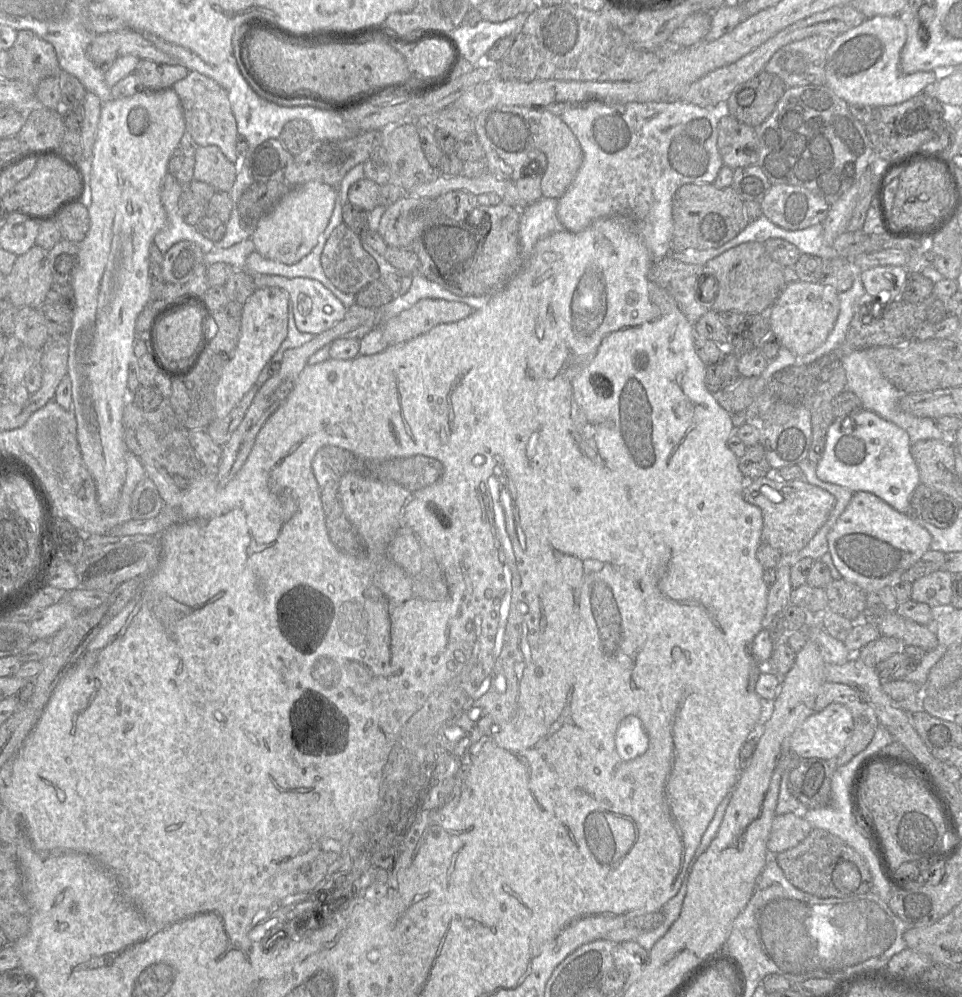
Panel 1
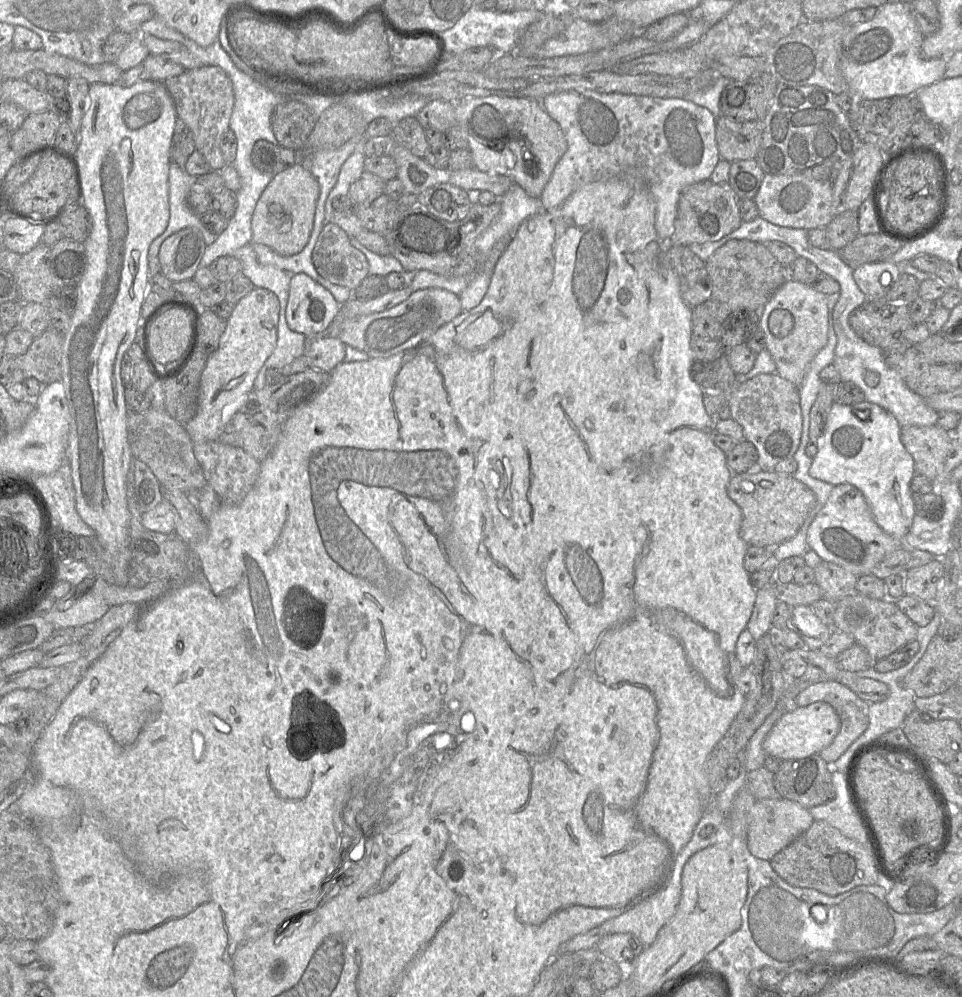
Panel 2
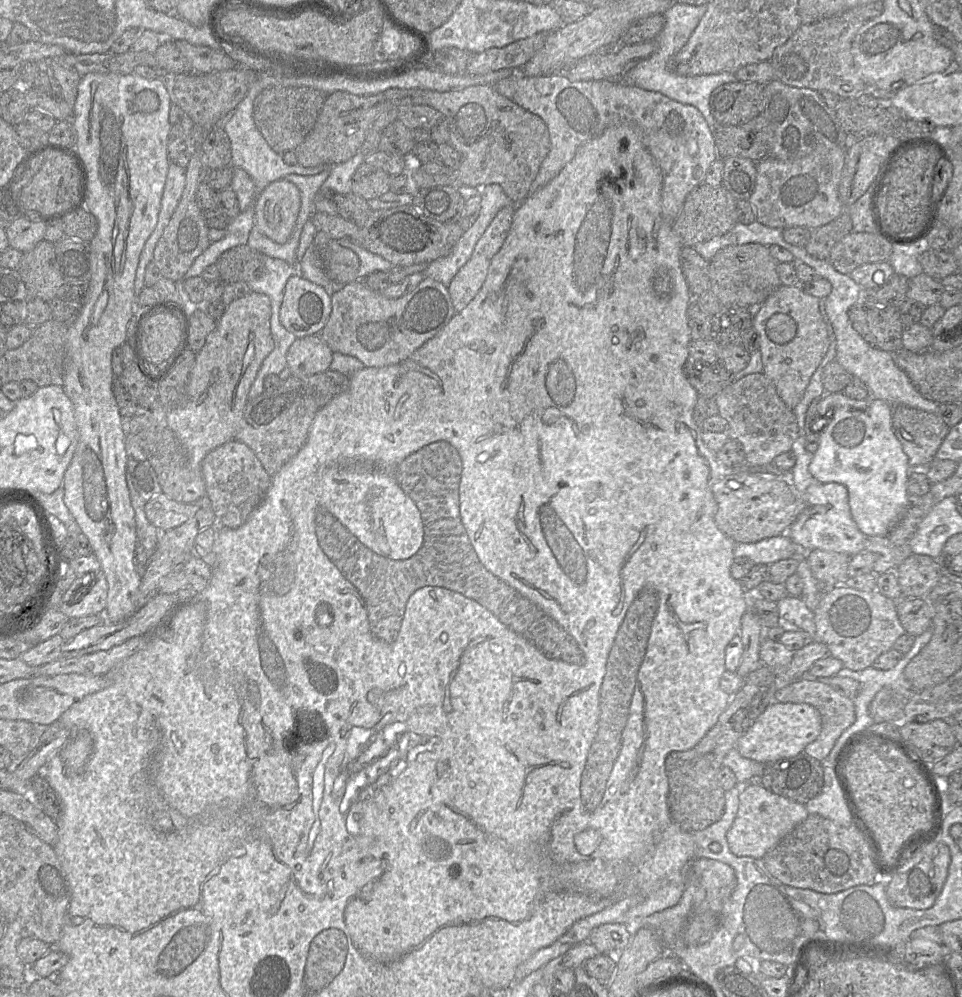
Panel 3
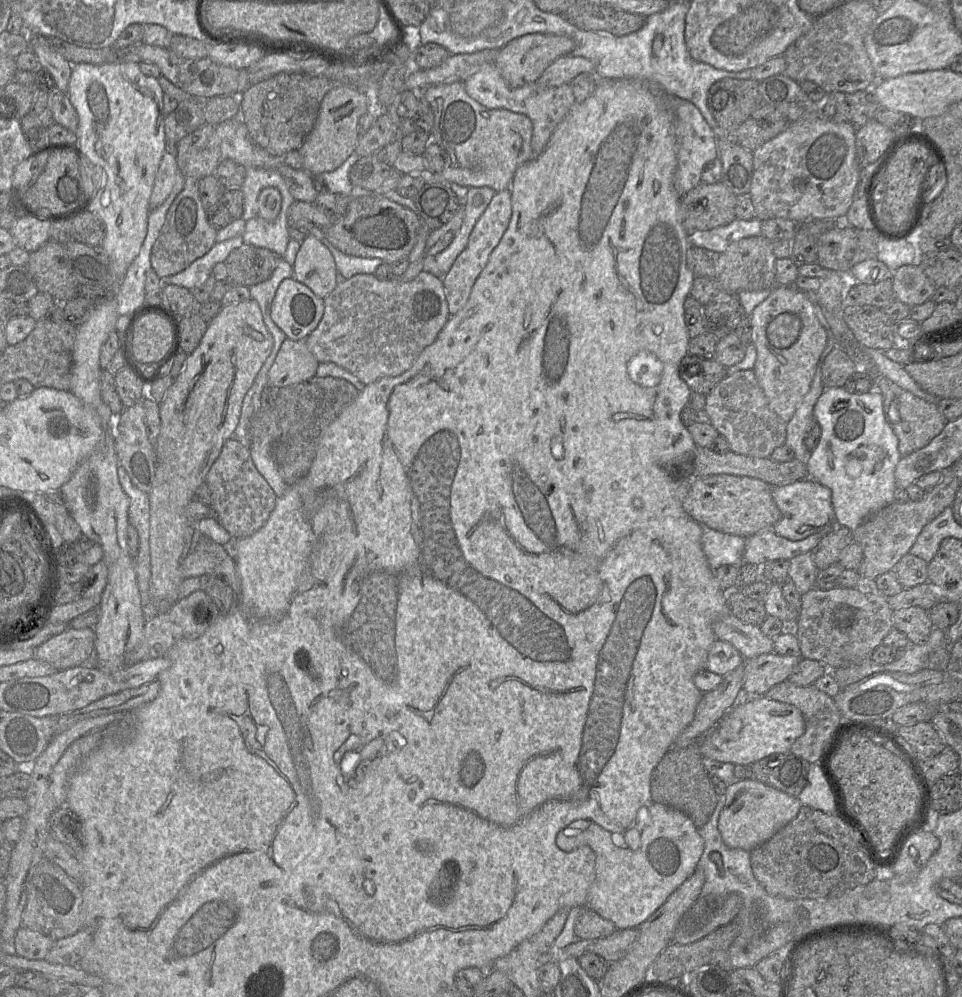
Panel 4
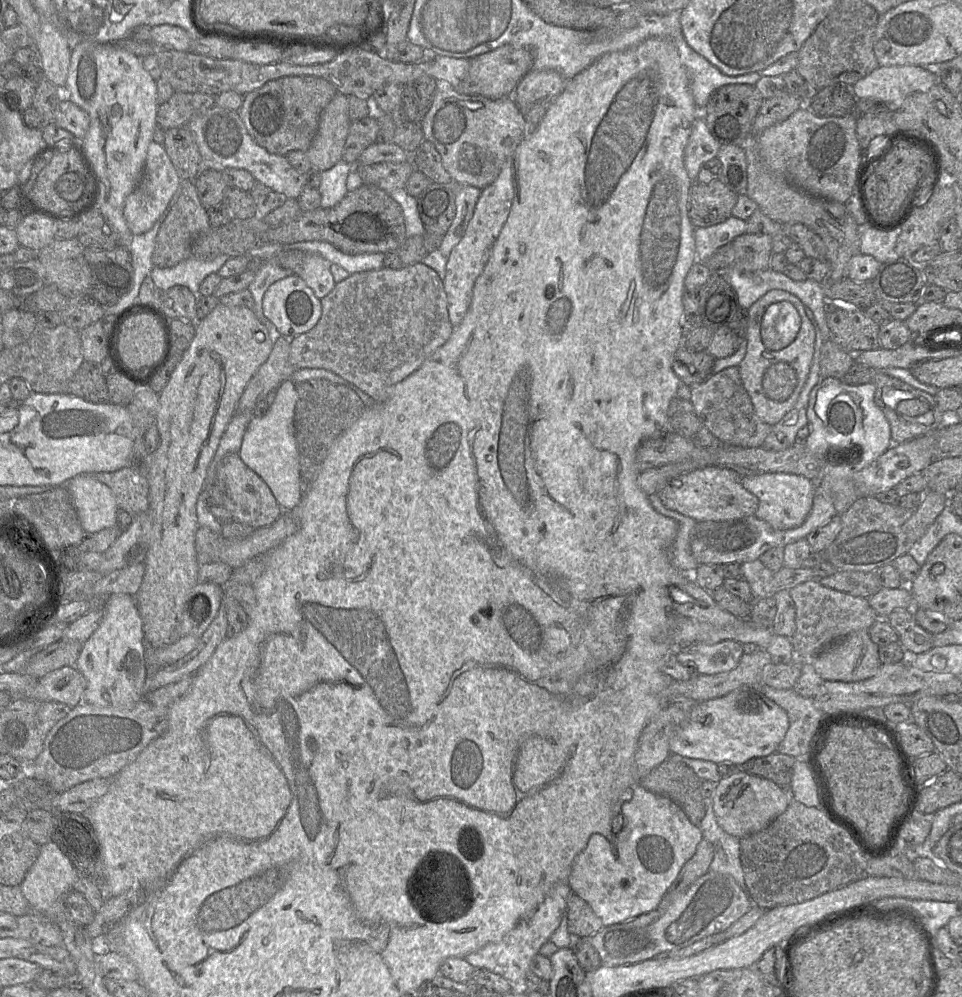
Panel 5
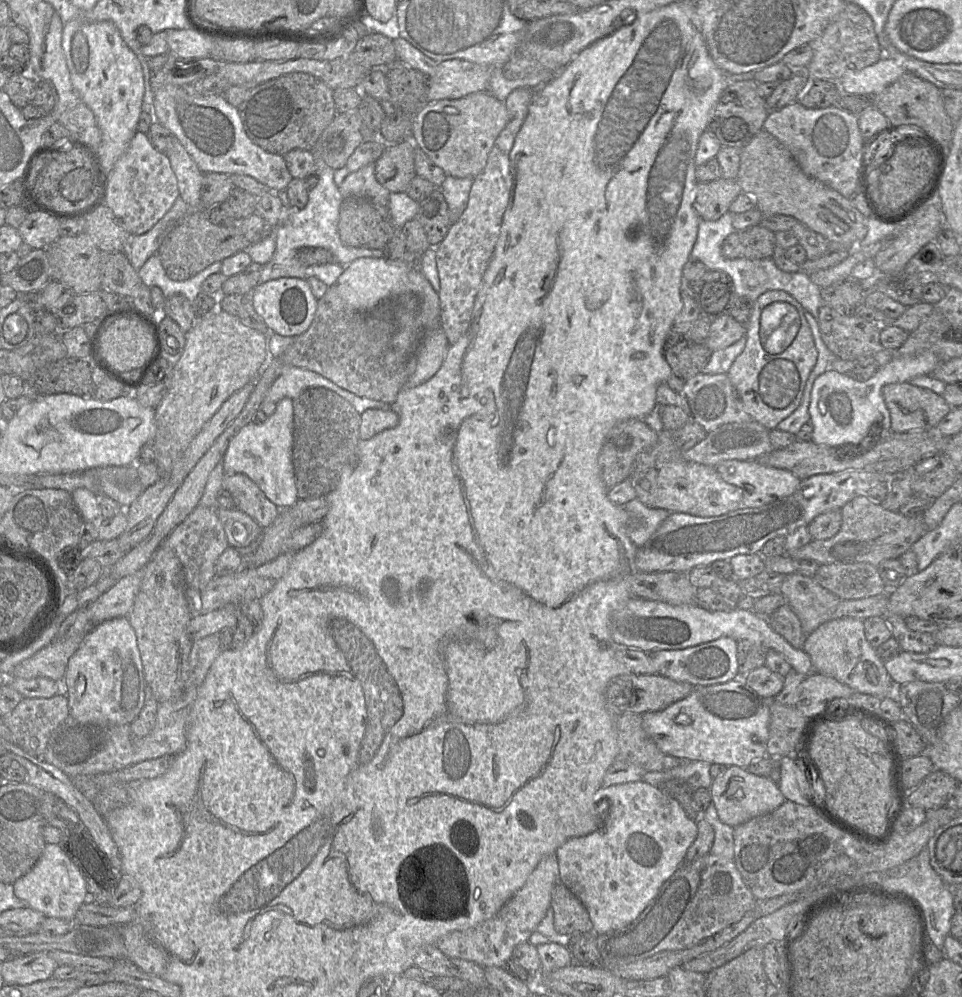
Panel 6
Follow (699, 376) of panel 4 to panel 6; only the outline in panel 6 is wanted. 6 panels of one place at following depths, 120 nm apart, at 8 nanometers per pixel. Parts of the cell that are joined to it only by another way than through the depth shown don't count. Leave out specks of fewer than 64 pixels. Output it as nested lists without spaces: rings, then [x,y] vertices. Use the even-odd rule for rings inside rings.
[[[672,332],[665,342],[663,355],[673,374],[684,381],[704,373],[712,350],[705,342],[696,342],[688,335]]]

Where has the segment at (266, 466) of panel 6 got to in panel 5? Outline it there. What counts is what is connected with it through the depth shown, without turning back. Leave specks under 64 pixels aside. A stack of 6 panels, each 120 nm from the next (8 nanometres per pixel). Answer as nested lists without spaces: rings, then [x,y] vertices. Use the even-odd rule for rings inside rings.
[[[285,380],[276,389],[276,398],[267,413],[261,417],[252,417],[238,452],[242,461],[268,485],[284,511],[299,505],[303,497],[294,419],[296,402],[295,383]]]

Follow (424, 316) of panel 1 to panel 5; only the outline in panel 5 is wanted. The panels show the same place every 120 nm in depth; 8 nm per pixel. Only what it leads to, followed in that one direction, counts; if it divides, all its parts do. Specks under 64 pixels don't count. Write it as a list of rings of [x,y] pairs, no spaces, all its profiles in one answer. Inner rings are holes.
[[[422,263],[401,269],[383,267],[350,274],[320,300],[322,313],[317,324],[310,331],[291,339],[290,364],[295,369],[329,370],[372,397],[375,403],[386,401],[395,385],[415,372],[441,347],[454,328],[449,320],[443,281],[433,269]]]

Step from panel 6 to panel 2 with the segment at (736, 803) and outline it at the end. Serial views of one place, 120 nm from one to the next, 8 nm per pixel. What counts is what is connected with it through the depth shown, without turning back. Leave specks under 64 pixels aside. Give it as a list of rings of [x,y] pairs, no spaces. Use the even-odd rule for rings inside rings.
[[[788,799],[756,800],[748,814],[747,848],[754,857],[770,861],[805,833],[813,822],[808,809]]]

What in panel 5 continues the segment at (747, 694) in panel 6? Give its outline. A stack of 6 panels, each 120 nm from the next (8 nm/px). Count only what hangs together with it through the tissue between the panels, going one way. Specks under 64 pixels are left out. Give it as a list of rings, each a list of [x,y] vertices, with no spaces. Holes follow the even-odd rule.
[[[743,686],[735,689],[725,696],[709,699],[706,701],[696,703],[688,718],[684,723],[676,730],[672,738],[670,739],[670,751],[671,754],[676,754],[685,758],[700,759],[710,761],[716,764],[744,764],[754,758],[766,757],[770,754],[777,752],[779,744],[784,739],[789,728],[789,719],[786,711],[774,703],[772,700],[767,698],[761,691],[760,686]]]

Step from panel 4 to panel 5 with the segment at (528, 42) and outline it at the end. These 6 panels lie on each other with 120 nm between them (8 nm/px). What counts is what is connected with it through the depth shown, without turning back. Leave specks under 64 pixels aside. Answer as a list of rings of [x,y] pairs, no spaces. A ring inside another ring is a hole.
[[[511,44],[503,45],[493,51],[470,59],[468,73],[460,84],[460,93],[481,95],[497,99],[514,98],[514,91],[519,81],[533,67],[533,57],[529,50]]]

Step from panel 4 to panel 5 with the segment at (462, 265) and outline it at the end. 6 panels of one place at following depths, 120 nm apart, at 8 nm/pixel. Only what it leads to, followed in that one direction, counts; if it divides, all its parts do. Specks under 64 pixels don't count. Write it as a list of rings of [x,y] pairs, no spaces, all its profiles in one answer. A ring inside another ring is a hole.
[[[507,160],[497,178],[481,190],[473,216],[468,223],[460,242],[451,250],[447,259],[444,290],[447,296],[449,320],[453,327],[458,326],[465,317],[472,301],[473,287],[482,273],[499,233],[506,222],[514,197],[512,182],[512,162]]]

